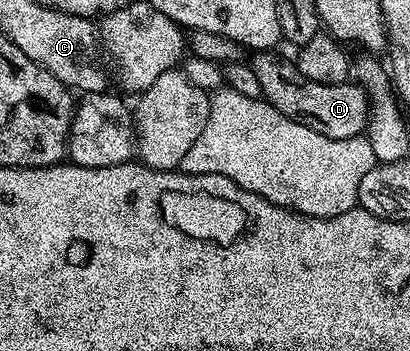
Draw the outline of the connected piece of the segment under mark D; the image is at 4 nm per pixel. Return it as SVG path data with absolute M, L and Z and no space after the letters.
M257 51L251 58L255 79L259 79L261 94L271 107L287 115L287 119L295 119L295 123L303 123L303 127L311 127L311 131L327 135L327 139L351 139L366 132L369 124L370 96L360 85L311 83L311 79L303 76L292 60L284 61L283 58L276 57L277 55L273 51Z

